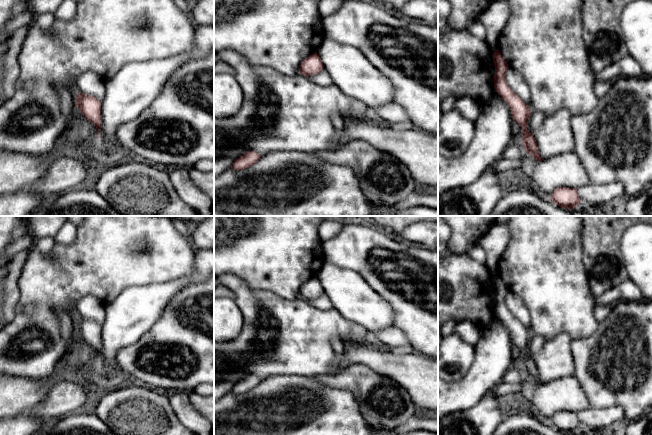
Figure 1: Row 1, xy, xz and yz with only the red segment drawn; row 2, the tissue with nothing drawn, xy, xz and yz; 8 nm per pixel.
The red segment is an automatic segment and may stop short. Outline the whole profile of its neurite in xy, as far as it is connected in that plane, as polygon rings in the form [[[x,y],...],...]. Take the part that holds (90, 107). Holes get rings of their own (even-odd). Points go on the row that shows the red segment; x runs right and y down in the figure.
[[[78,92],[75,97],[75,107],[81,111],[85,119],[96,126],[98,130],[97,138],[99,138],[102,126],[101,105],[102,103],[94,96]]]

